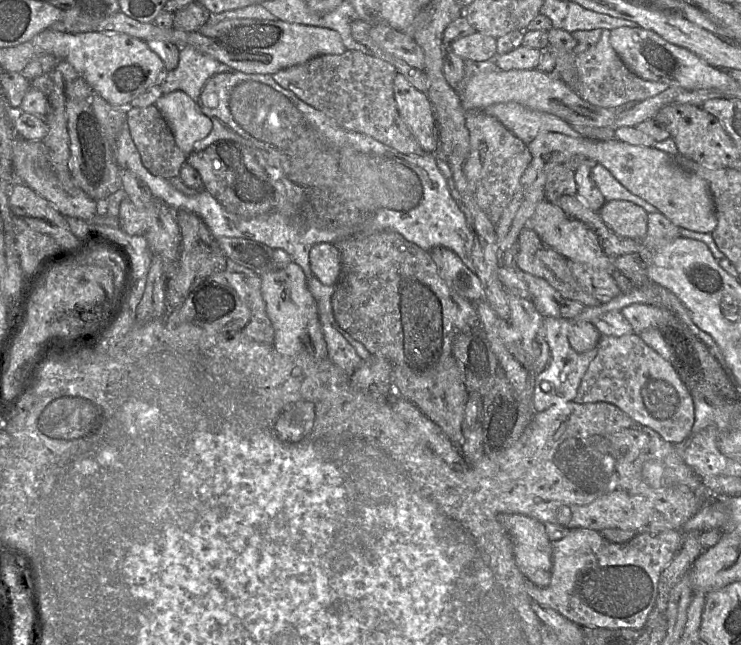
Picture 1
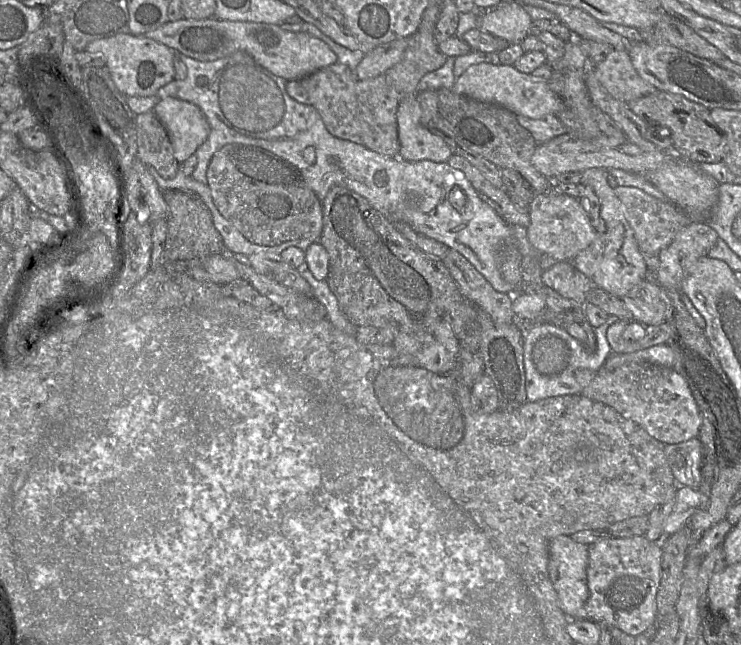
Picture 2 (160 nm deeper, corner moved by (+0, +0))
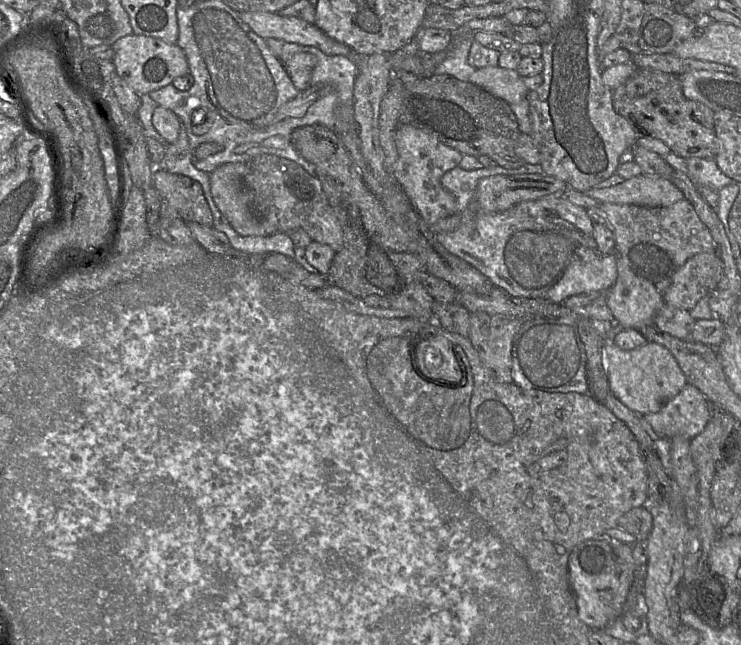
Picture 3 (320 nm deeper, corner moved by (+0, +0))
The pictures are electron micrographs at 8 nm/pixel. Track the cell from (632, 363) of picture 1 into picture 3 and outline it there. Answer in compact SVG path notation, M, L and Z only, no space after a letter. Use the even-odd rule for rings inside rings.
M686 386L656 413L644 419L660 438L682 436L689 440L700 435L711 418L711 403L695 386Z

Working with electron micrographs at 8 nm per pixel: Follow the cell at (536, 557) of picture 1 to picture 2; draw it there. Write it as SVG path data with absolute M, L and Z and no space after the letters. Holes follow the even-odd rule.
M557 536L549 545L548 572L557 592L562 610L570 619L585 619L585 605L589 598L587 567L588 545L574 541L570 536Z

